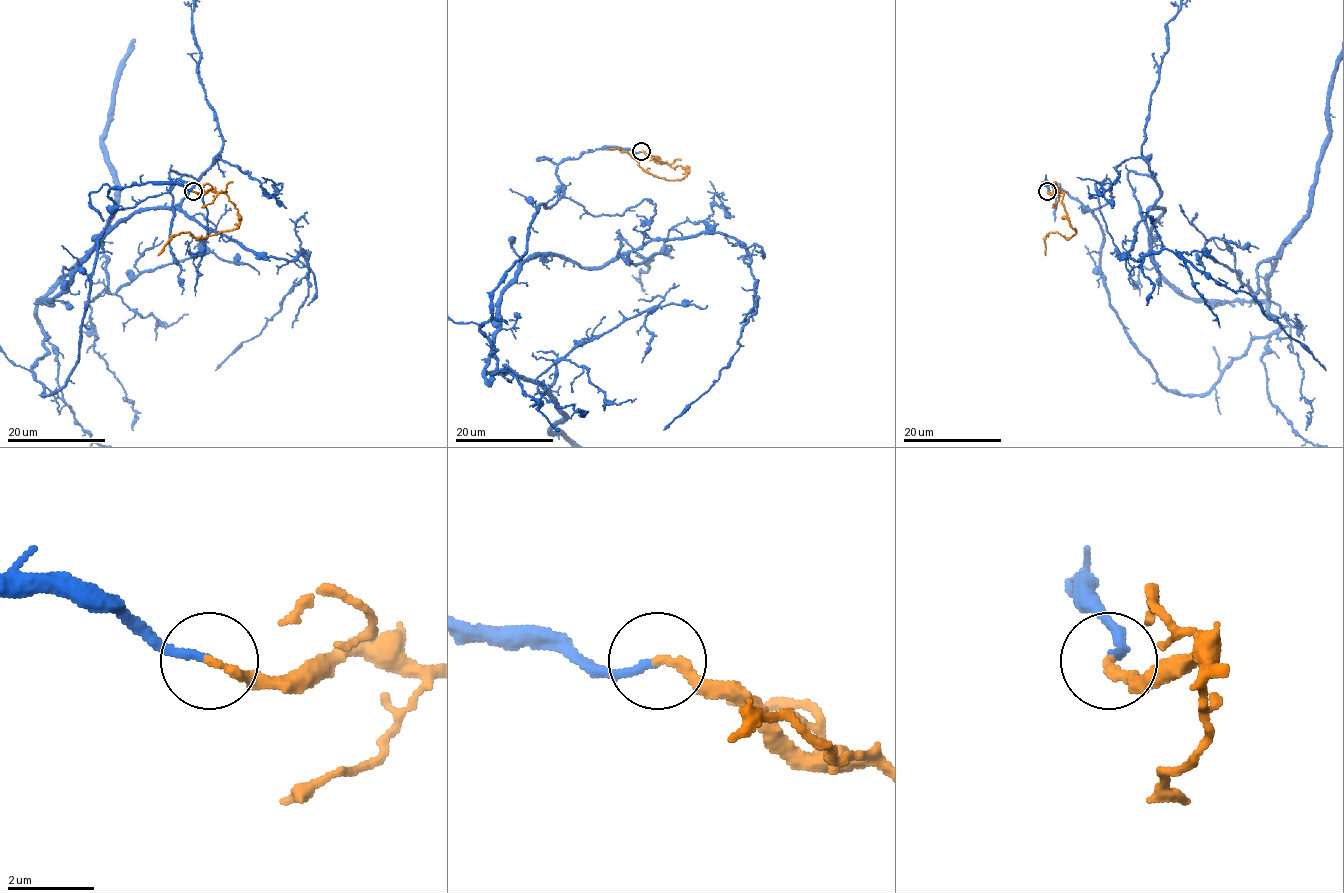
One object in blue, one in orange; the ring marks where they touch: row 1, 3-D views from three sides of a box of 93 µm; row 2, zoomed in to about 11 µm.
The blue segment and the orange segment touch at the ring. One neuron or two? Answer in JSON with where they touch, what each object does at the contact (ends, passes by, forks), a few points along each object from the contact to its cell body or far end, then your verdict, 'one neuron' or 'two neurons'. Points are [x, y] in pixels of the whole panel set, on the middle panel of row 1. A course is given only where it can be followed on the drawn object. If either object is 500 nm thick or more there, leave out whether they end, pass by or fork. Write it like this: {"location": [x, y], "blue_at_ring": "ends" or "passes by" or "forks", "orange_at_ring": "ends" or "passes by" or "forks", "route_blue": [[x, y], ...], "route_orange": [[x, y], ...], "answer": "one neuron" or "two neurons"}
{"location": [641, 151], "blue_at_ring": "ends", "orange_at_ring": "ends", "route_blue": [[641, 151], [565, 158], [481, 327], [488, 384], [501, 291], [528, 259], [669, 246], [574, 390]], "route_orange": [[641, 151], [658, 162], [680, 166], [685, 175], [653, 177], [630, 155], [605, 150]], "answer": "one neuron"}

